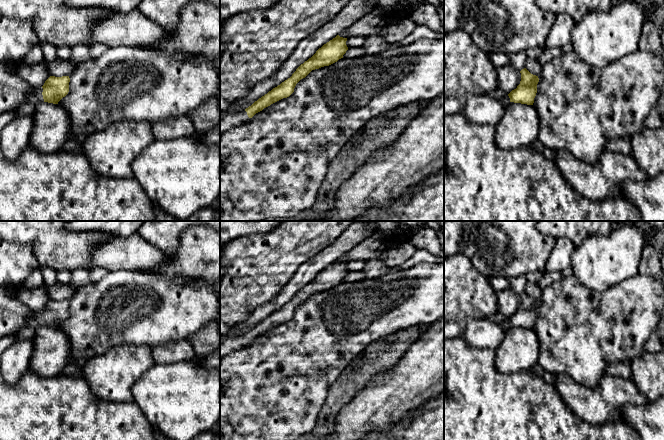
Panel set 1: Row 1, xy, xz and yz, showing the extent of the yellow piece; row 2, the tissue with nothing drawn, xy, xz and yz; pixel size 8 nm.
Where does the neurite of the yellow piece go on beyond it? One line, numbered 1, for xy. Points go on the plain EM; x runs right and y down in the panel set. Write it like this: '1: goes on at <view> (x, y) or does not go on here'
1: goes on at xy (36, 320)

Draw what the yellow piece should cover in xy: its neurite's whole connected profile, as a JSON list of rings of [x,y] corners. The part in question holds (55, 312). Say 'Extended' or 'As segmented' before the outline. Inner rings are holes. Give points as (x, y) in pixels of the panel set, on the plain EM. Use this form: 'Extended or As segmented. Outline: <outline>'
Extended. Outline: [[[50,300],[43,310],[33,311],[33,315],[27,319],[26,326],[37,328],[38,326],[48,326],[58,328],[69,316],[69,300]]]

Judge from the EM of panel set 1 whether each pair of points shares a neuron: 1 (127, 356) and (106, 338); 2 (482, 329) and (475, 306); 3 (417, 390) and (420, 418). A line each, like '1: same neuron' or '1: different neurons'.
1: different neurons
2: different neurons
3: different neurons

